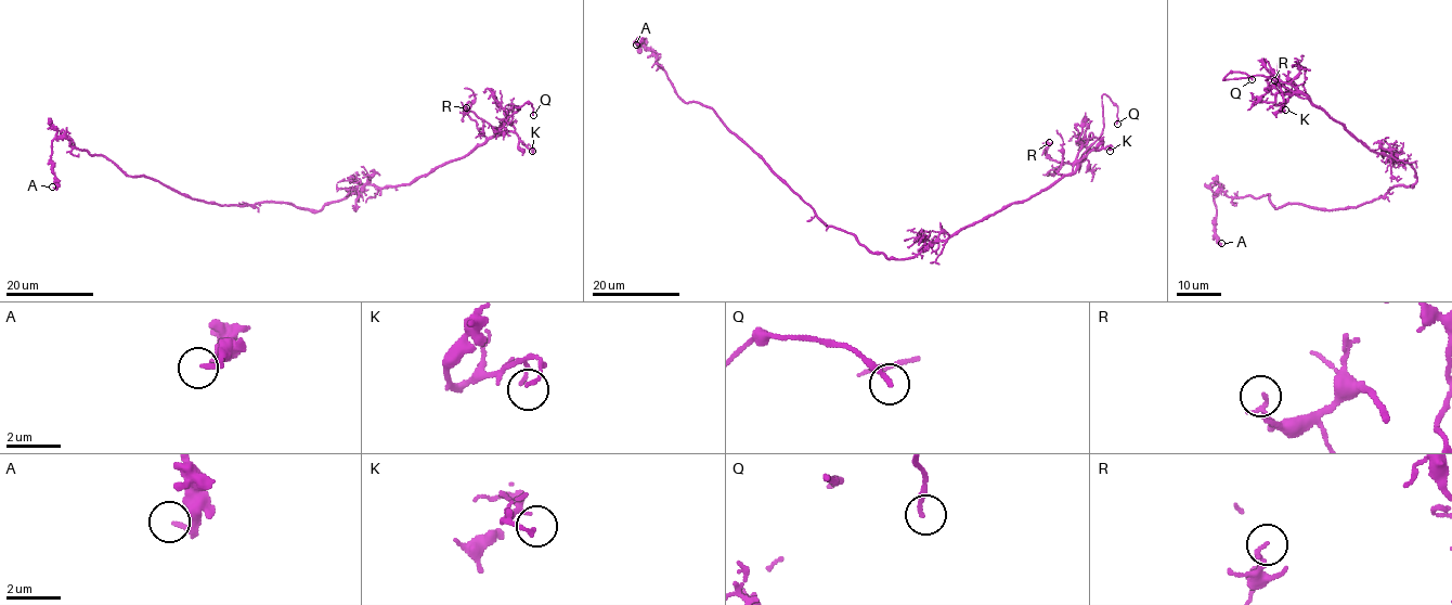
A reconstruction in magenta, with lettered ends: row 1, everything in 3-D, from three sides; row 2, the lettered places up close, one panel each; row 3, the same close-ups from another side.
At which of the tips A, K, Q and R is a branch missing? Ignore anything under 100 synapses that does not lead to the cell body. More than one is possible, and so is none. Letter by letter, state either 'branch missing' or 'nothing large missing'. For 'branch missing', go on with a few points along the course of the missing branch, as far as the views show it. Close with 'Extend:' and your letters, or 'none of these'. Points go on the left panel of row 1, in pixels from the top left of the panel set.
A: nothing large missing
K: nothing large missing
Q: branch missing; course (533, 115), (536, 123), (570, 155)
R: nothing large missing
Extend: Q

